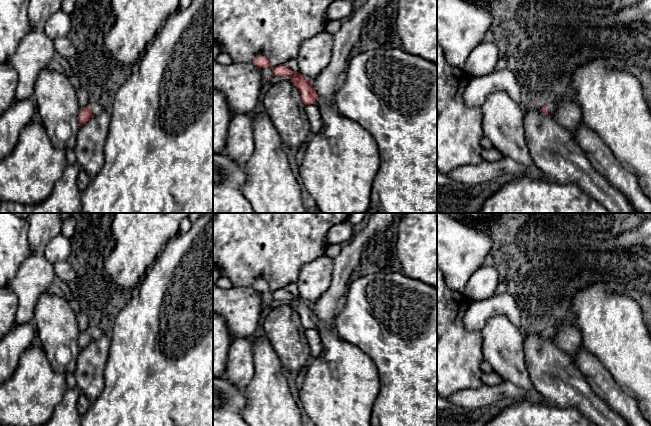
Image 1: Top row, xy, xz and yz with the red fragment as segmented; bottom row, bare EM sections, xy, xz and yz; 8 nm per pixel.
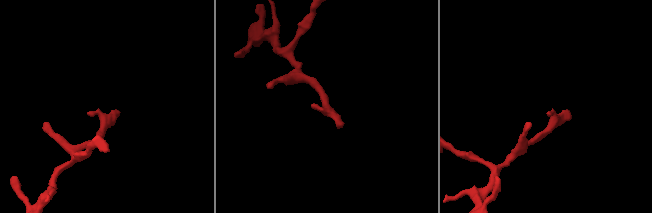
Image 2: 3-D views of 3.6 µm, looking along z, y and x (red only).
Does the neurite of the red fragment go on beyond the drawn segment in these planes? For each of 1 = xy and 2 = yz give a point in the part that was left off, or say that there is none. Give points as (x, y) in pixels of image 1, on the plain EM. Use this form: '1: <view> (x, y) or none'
1: xy (95, 333)
2: yz (550, 332)

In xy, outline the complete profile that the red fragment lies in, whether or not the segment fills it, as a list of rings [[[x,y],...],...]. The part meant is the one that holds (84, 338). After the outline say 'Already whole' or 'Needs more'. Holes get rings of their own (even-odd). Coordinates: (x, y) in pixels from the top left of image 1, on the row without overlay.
[[[90,328],[85,331],[80,331],[78,337],[78,345],[81,349],[85,348],[92,339],[97,339],[106,333],[99,328]]]. Needs more

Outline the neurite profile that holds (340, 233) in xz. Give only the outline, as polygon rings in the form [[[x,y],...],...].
[[[347,219],[340,225],[333,226],[327,236],[326,239],[331,242],[345,242],[350,241],[353,237],[353,225]]]

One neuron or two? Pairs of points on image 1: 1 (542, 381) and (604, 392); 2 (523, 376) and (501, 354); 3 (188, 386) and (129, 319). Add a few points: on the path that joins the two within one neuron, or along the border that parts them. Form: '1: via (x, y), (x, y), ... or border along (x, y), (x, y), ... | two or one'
1: border along (580, 370), (590, 388), (609, 407) | two
2: via (518, 371), (506, 359) | one
3: via (171, 369), (152, 351), (152, 342), (146, 336) | one

